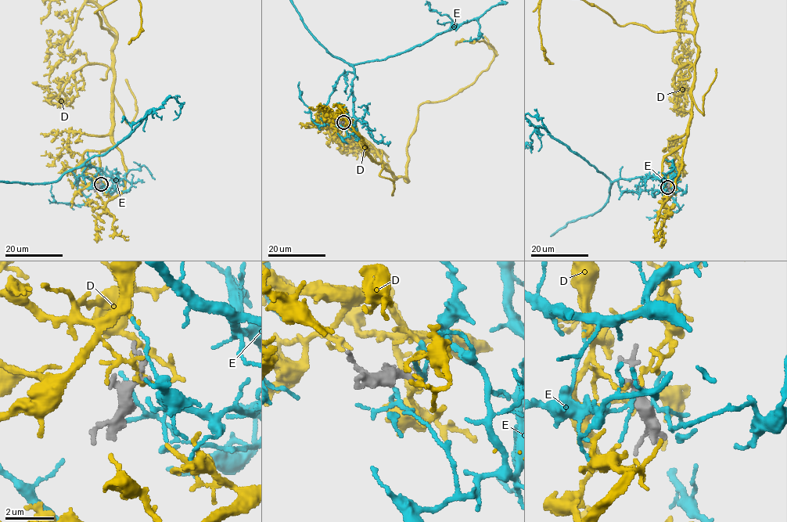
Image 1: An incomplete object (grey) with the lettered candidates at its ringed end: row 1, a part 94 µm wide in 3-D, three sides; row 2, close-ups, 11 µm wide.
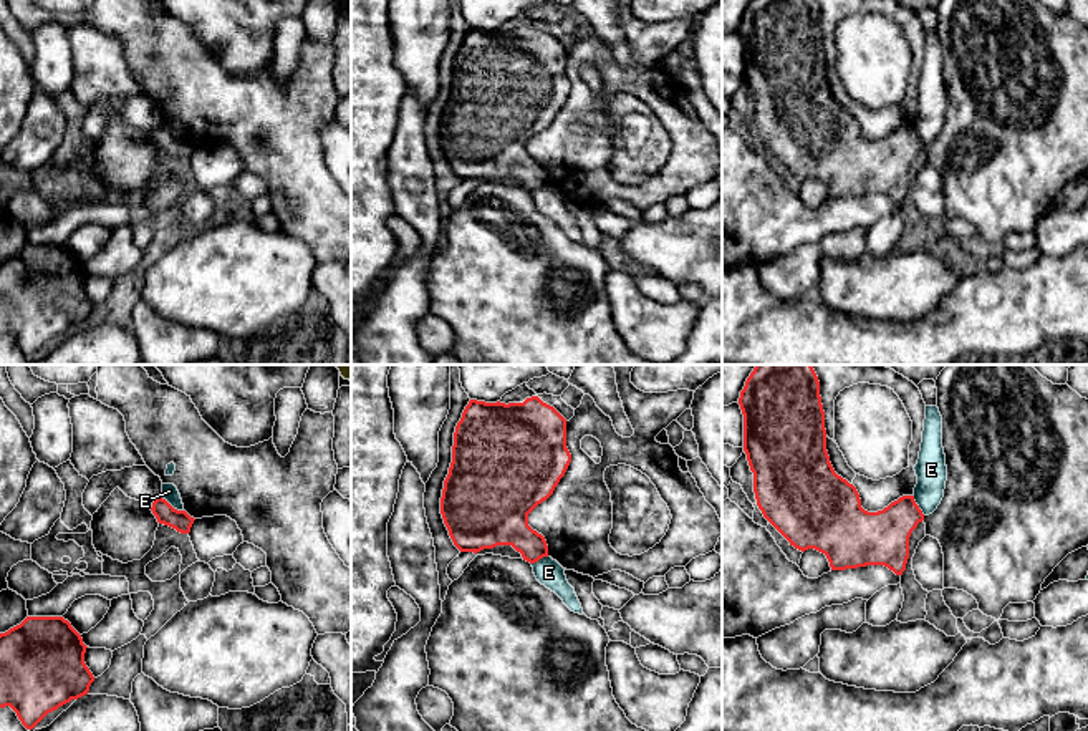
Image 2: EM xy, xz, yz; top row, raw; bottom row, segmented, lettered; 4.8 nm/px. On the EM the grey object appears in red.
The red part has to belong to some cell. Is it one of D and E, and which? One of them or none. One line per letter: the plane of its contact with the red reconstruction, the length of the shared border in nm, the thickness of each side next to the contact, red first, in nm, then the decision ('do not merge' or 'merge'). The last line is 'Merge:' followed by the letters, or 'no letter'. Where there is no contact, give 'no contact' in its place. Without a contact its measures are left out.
D: no contact; do not merge
E: meets red in xy; contact 140 nm long; 100 nm thick on the red side, 80 nm on the other; do not merge
Merge: no letter

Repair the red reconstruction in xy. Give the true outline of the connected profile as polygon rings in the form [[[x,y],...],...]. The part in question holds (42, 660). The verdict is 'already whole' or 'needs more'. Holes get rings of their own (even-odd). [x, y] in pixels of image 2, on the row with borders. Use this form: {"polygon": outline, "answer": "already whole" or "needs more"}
{"polygon": [[[26,617],[0,633],[0,708],[10,706],[26,729],[48,713],[88,695],[93,673],[84,663],[86,645],[63,617]]], "answer": "already whole"}

